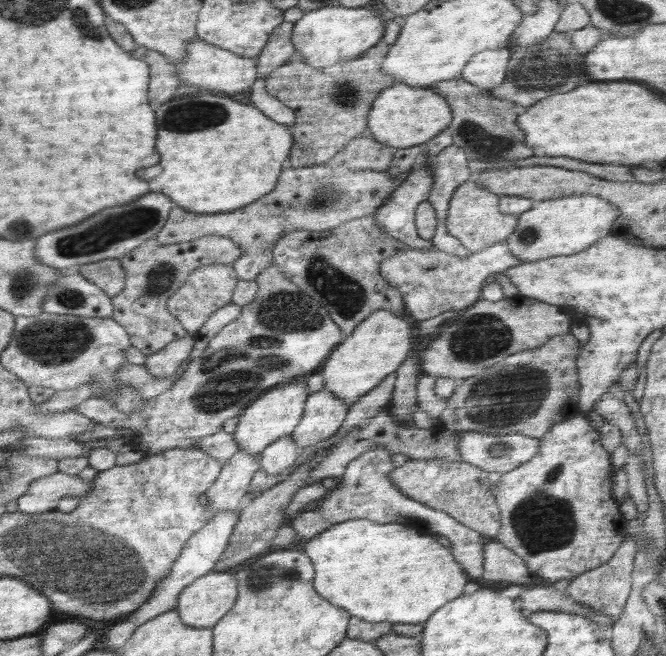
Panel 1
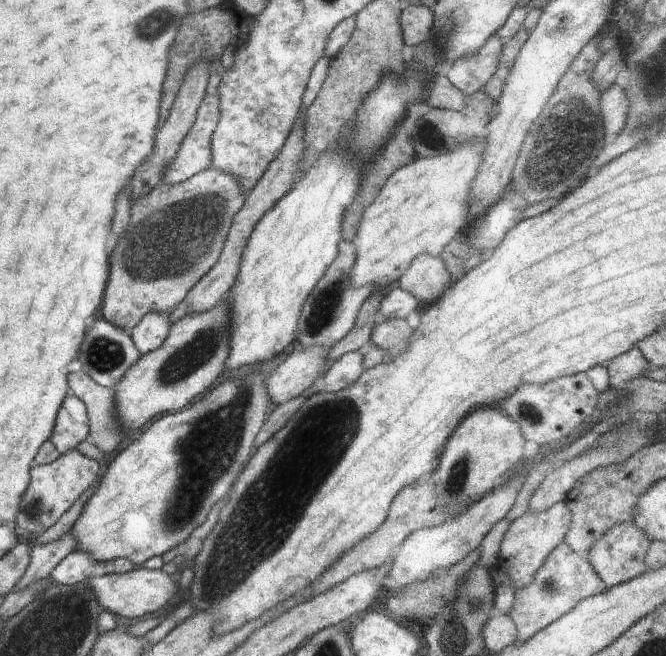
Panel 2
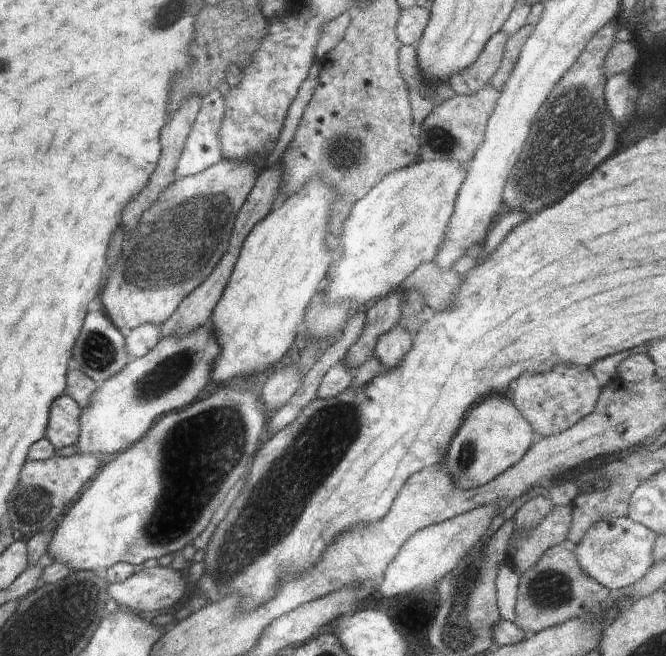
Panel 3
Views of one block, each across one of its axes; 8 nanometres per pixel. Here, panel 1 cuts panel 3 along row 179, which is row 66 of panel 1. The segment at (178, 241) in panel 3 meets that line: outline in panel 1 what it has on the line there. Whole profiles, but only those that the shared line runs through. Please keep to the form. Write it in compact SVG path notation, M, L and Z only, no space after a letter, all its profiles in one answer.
M198 36L192 38L186 46L188 56L180 62L180 78L186 78L192 90L218 90L218 94L234 95L242 93L242 90L251 89L254 82L259 79L258 69L256 69L256 59L244 58L234 52L218 48L204 42Z

